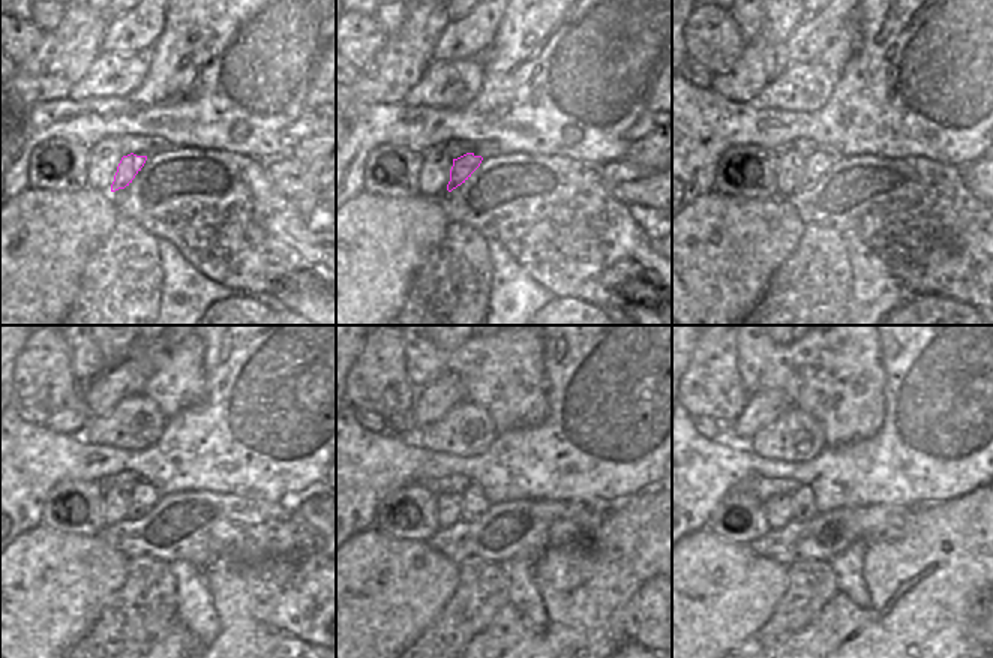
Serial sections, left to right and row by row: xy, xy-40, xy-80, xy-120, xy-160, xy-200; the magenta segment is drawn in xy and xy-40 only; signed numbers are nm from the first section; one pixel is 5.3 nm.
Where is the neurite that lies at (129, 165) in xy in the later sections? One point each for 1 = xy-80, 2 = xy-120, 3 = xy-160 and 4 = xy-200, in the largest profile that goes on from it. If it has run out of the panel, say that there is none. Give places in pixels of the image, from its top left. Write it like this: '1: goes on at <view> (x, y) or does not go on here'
1: goes on at xy-80 (819, 161)
2: goes on at xy-120 (143, 498)
3: goes on at xy-160 (474, 502)
4: goes on at xy-200 (804, 508)

